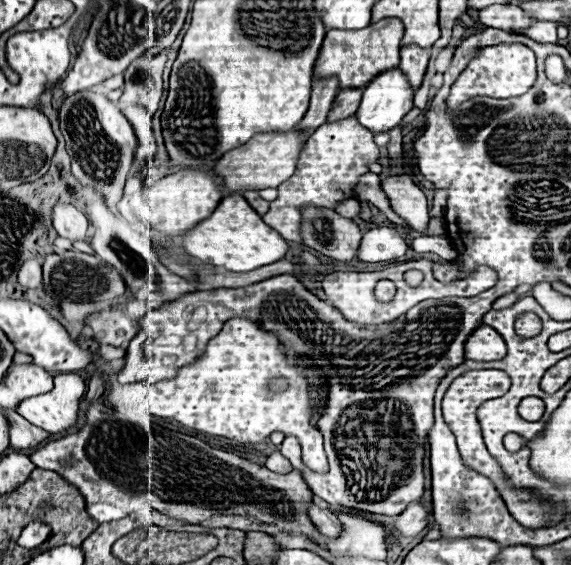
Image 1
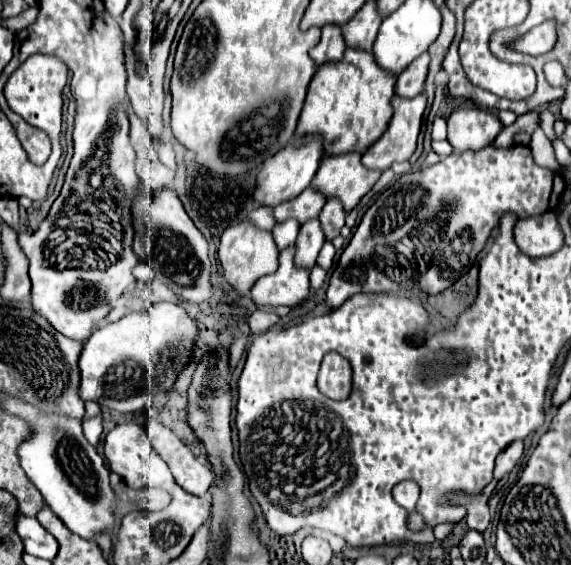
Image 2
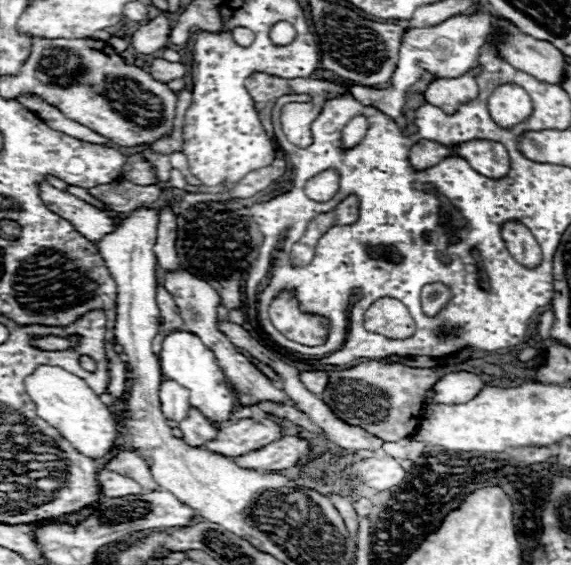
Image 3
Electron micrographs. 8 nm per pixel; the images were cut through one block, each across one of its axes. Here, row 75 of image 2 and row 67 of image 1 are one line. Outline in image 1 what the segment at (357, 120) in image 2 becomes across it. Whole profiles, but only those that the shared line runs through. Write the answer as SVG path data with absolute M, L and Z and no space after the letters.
M384 18L356 32L354 30L328 30L320 56L316 60L314 76L316 78L338 76L342 88L362 88L380 72L398 66L402 32L404 32L404 24L398 18Z

